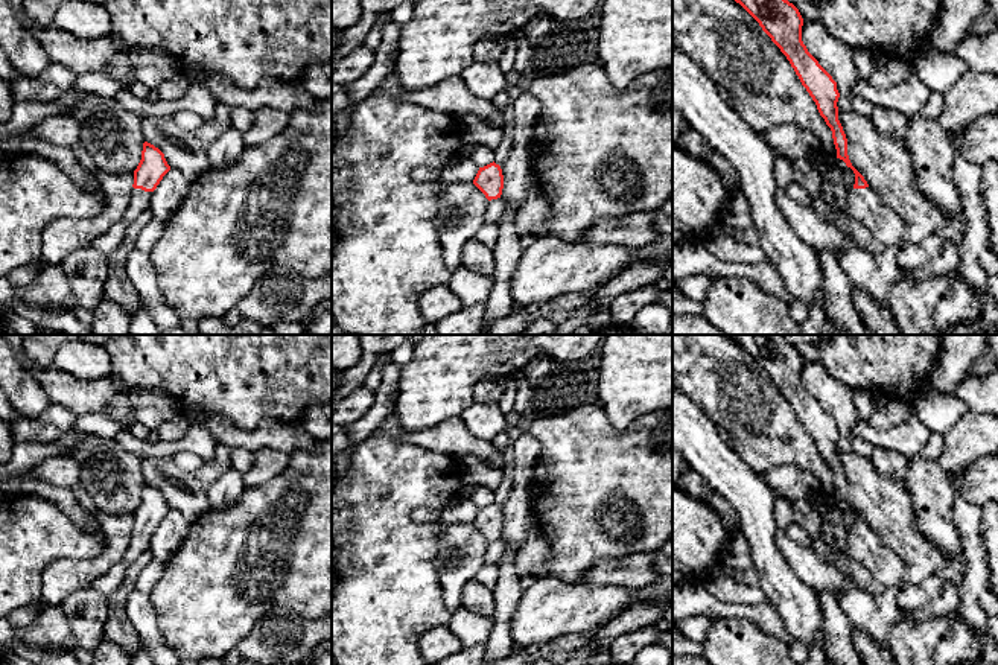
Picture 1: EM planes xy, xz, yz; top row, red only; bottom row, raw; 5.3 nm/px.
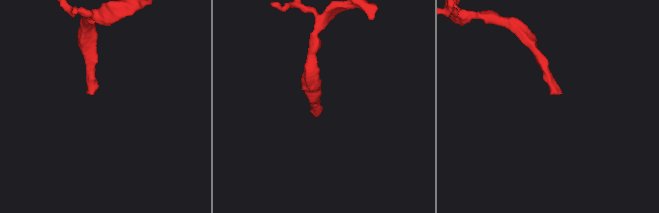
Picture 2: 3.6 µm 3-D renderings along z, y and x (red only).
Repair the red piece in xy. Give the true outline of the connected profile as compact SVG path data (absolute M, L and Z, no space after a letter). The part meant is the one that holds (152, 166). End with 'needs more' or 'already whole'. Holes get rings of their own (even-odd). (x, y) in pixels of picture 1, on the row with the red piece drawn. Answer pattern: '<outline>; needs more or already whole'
M145 142L141 160L134 170L134 184L131 192L129 205L123 215L123 221L129 225L143 212L151 208L151 196L163 177L170 170L164 154L154 145Z; needs more

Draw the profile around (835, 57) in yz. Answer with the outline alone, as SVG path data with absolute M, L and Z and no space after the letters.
M818 20L803 21L802 41L808 52L837 82L840 93L837 107L843 111L852 111L850 91L858 82L855 50L835 38Z

